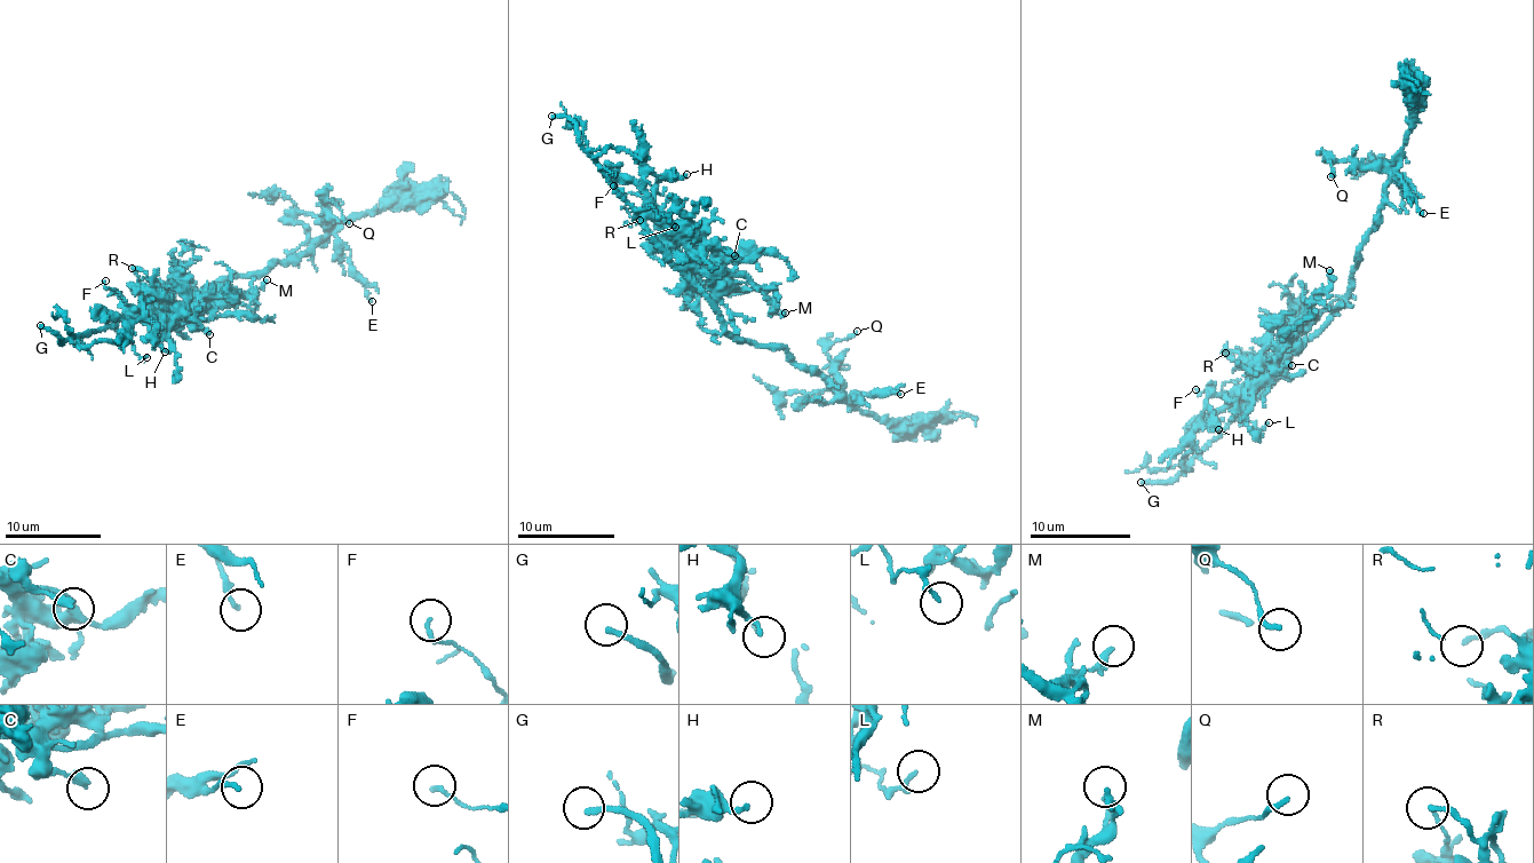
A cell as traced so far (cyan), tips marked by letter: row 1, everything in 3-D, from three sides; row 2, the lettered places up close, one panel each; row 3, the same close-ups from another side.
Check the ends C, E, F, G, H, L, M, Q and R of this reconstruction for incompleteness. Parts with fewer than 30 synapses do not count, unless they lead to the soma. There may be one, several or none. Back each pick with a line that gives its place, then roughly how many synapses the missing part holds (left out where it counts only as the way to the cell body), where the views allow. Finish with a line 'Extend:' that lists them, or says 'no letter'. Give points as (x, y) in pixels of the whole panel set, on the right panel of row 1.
G: (1141, 482)
Extend: G

